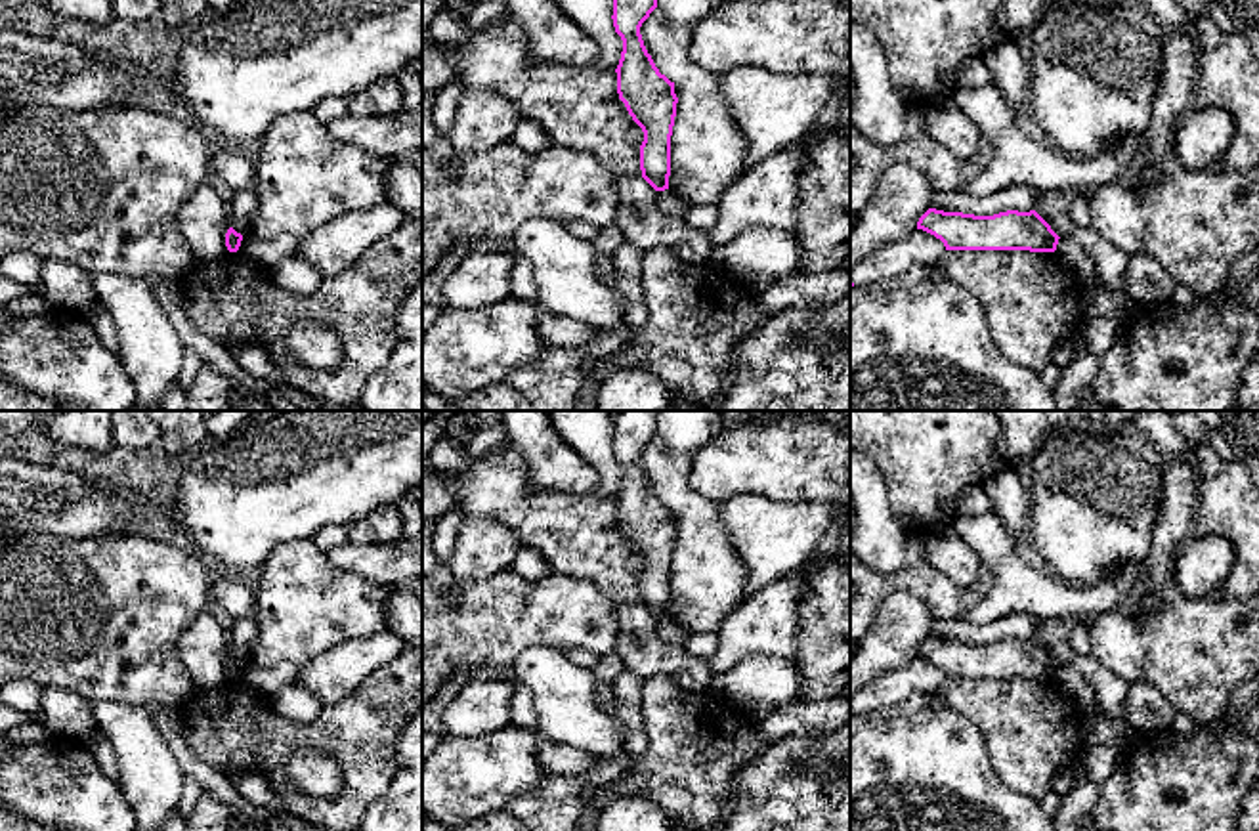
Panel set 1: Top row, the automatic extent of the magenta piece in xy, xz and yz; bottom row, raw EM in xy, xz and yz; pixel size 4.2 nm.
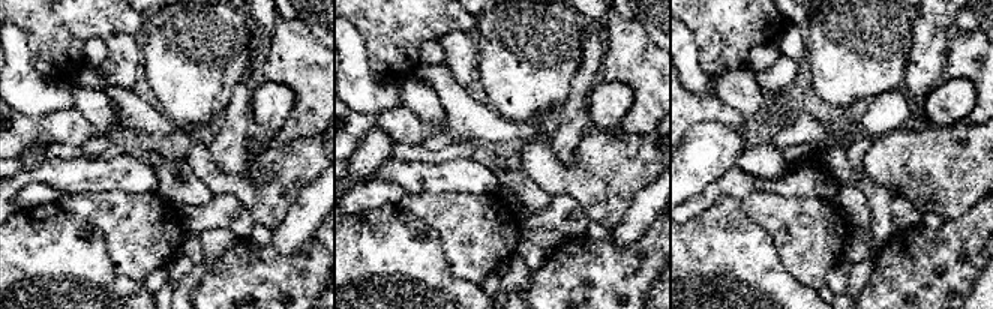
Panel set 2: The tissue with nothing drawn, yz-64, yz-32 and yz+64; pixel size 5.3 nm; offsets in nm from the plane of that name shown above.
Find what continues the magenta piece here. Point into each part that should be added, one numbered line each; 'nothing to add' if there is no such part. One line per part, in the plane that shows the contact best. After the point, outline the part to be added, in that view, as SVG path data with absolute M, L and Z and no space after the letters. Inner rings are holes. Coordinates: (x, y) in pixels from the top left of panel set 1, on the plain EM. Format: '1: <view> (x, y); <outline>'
nothing to add

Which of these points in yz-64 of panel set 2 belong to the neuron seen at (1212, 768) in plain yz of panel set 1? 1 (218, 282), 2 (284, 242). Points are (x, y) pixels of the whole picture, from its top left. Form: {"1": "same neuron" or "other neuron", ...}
{"1": "same neuron", "2": "other neuron"}

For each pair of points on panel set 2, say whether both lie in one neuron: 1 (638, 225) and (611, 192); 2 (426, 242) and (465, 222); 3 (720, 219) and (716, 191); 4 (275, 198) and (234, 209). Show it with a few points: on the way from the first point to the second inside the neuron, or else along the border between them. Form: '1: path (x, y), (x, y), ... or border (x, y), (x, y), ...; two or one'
1: border (650, 183), (638, 192), (621, 221), (611, 231); two
2: border (411, 213), (437, 231), (443, 257), (450, 269); two
3: border (738, 200), (722, 195), (711, 206), (687, 219); two
4: border (213, 194), (234, 194), (257, 221); two

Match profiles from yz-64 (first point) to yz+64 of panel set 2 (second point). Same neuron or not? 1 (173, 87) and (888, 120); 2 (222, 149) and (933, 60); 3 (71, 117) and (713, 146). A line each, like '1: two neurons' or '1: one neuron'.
1: two neurons
2: one neuron
3: two neurons

